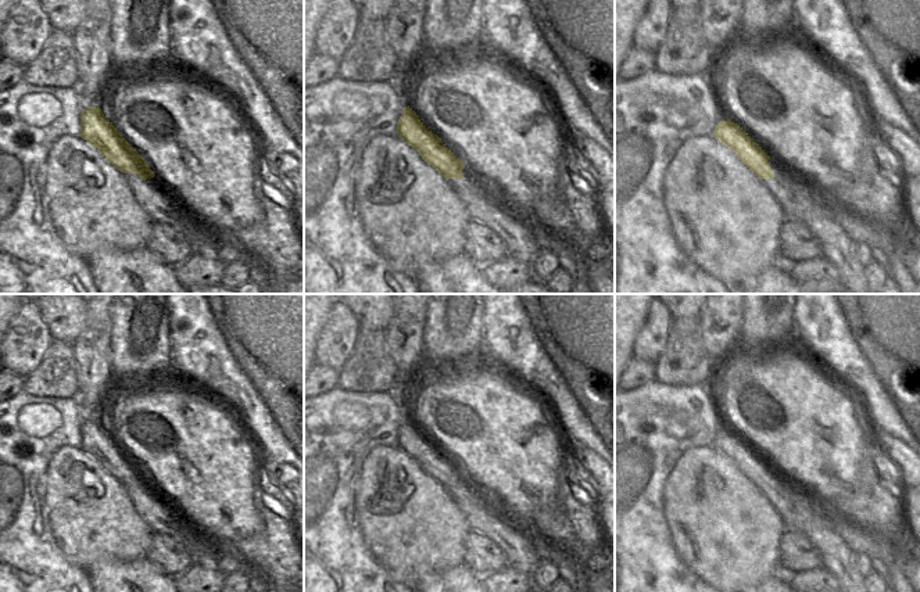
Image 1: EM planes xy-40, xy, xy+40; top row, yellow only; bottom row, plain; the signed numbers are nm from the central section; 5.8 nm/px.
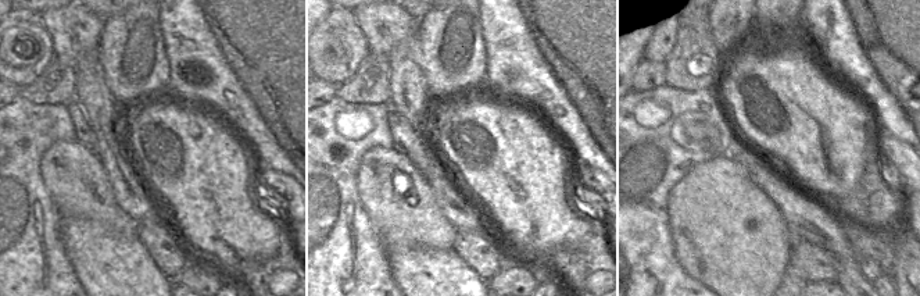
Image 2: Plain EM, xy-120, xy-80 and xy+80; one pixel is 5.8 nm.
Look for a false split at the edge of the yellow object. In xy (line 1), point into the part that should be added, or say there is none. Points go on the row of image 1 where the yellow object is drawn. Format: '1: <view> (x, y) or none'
1: xy (489, 204)

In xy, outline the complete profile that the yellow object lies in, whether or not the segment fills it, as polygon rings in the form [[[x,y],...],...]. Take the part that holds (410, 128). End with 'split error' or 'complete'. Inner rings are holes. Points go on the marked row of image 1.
[[[409,105],[404,108],[397,122],[397,136],[450,182],[452,189],[472,205],[482,225],[490,226],[501,220],[512,223],[515,215],[525,218],[527,208],[515,205],[494,184],[470,172]]]; split error

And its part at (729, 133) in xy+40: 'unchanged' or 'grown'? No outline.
grown

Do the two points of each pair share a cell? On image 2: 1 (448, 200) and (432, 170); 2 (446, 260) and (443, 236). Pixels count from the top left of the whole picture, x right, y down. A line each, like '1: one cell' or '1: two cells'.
1: one cell
2: two cells

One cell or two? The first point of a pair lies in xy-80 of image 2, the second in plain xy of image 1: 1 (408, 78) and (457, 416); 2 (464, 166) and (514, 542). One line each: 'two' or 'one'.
1: two
2: two

